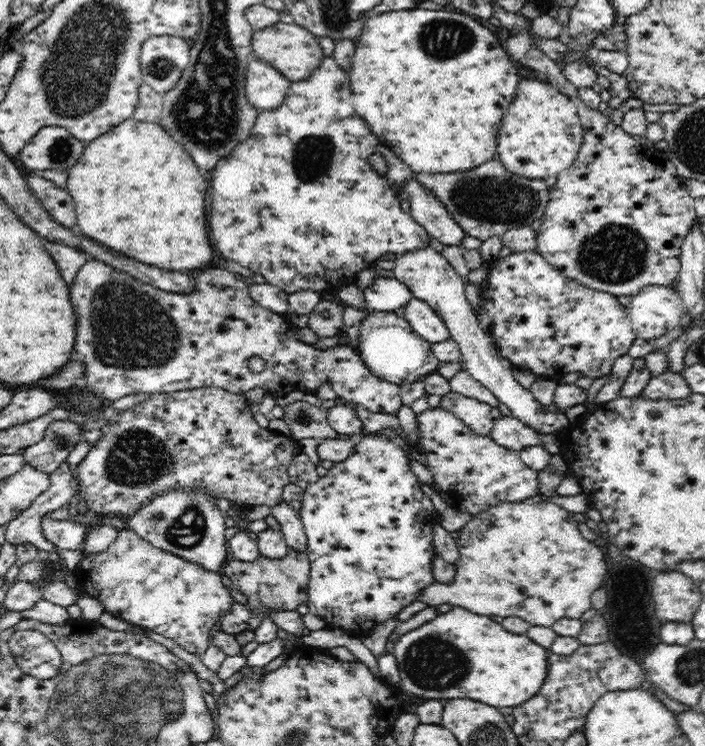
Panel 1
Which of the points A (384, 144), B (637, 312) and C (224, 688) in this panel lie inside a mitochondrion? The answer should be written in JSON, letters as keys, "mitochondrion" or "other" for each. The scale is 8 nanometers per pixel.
{"A":"other","B":"other","C":"other"}

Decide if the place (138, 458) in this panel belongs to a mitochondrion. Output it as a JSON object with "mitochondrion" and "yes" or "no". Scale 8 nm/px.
{"mitochondrion":"yes"}

